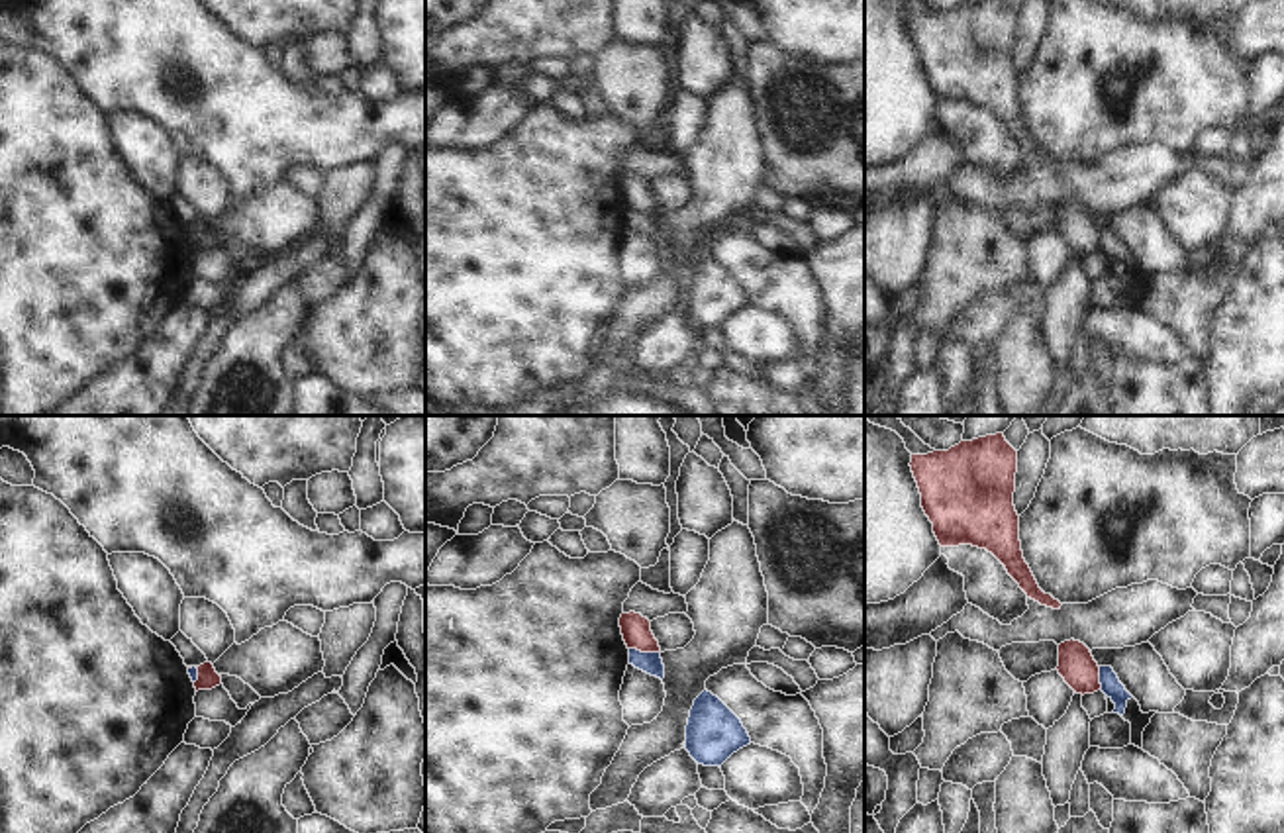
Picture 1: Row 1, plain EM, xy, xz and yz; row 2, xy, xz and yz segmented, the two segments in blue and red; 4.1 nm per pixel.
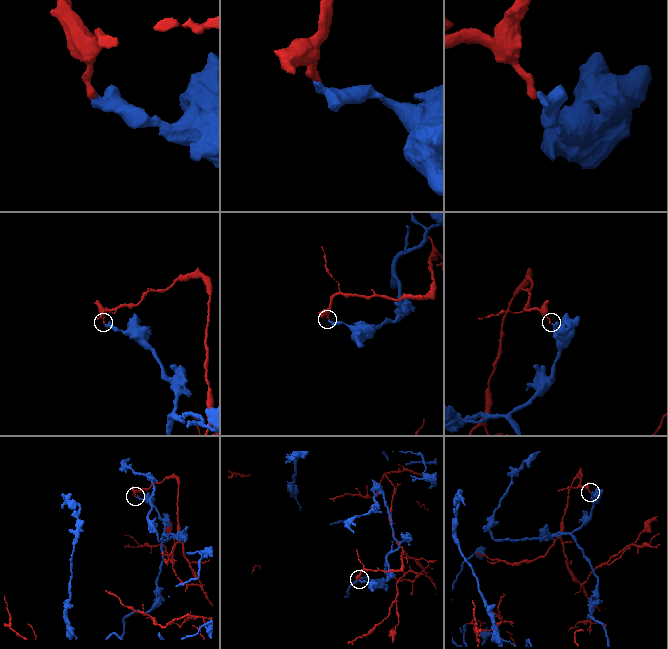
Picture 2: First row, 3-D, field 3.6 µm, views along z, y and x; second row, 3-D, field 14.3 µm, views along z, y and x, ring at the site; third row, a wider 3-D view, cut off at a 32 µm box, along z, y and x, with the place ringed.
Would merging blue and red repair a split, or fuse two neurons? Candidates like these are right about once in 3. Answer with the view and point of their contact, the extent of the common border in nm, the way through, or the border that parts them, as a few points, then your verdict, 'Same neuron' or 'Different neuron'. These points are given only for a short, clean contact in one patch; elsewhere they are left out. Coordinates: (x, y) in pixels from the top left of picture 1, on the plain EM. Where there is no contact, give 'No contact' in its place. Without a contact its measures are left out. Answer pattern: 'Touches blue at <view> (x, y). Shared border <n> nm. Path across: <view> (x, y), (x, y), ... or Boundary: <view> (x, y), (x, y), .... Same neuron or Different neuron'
Touches blue at xz (645, 214). Shared border 130 nm. Boundary: xz (630, 208), (659, 214). Different neuron

